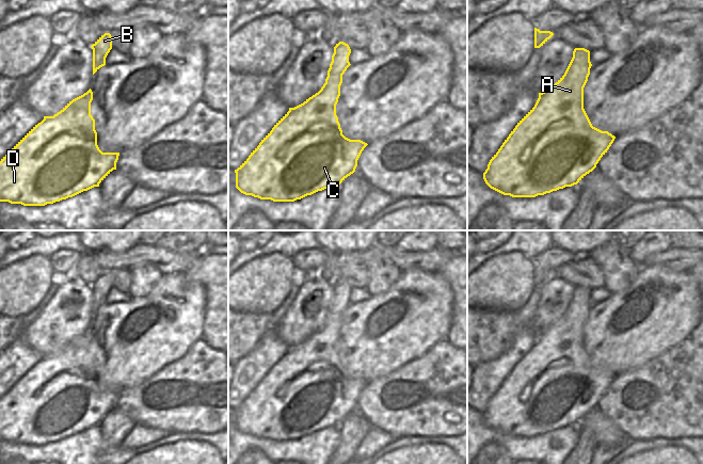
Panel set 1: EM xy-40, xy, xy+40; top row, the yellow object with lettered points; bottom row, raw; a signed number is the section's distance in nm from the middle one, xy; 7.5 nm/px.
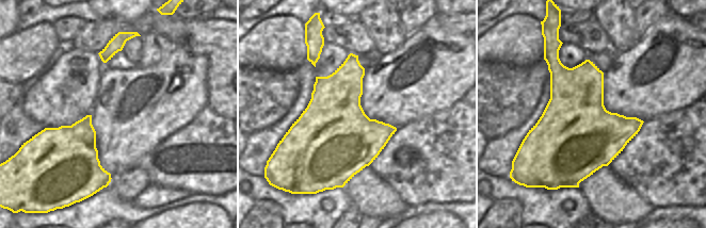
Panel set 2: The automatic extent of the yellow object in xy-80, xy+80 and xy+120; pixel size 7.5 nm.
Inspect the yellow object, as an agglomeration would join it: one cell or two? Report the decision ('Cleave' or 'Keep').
Keep

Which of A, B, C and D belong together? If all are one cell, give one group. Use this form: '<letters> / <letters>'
A B C D

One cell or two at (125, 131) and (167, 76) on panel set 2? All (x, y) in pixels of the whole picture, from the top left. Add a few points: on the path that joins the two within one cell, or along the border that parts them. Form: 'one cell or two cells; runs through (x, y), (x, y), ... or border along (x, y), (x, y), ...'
one cell; runs through (135, 117), (163, 90)

